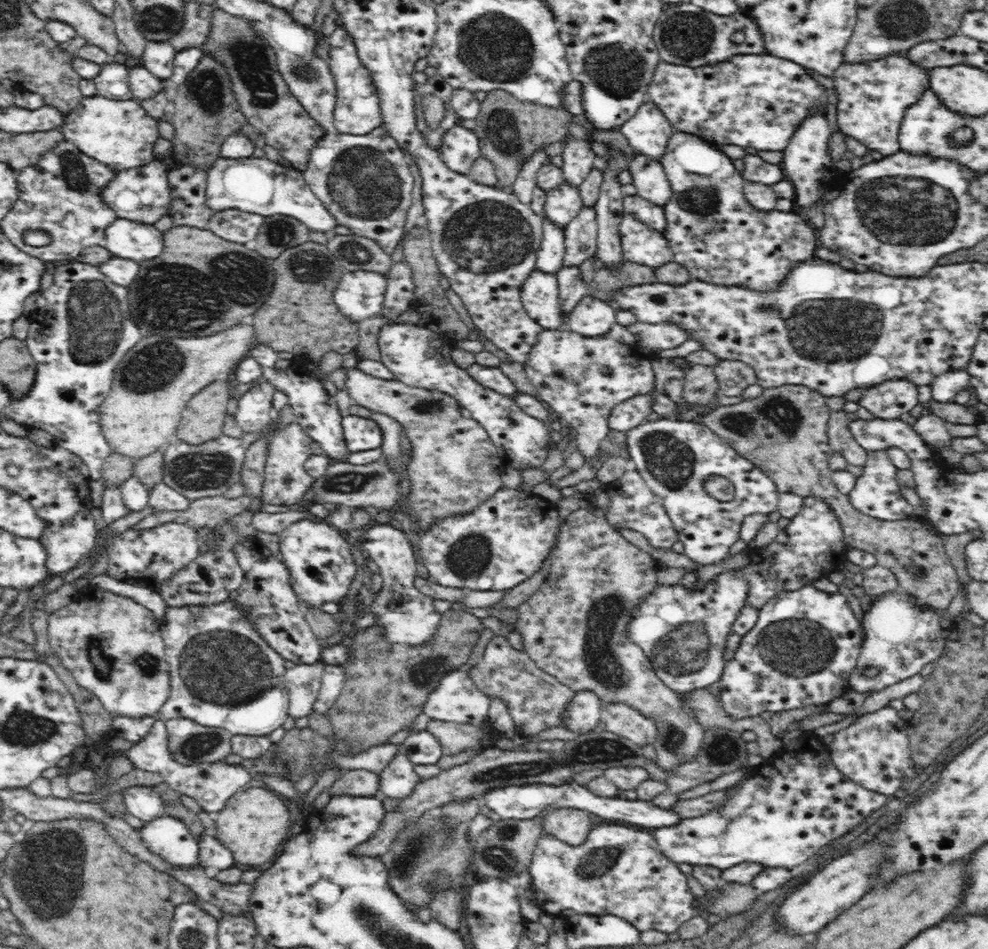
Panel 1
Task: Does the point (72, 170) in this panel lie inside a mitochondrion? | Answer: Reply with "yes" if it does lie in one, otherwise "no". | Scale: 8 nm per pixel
yes

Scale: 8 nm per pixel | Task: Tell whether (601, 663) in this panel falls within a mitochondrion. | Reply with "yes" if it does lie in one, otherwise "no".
yes

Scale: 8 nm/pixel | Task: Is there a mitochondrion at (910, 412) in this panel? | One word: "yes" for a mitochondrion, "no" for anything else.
no

